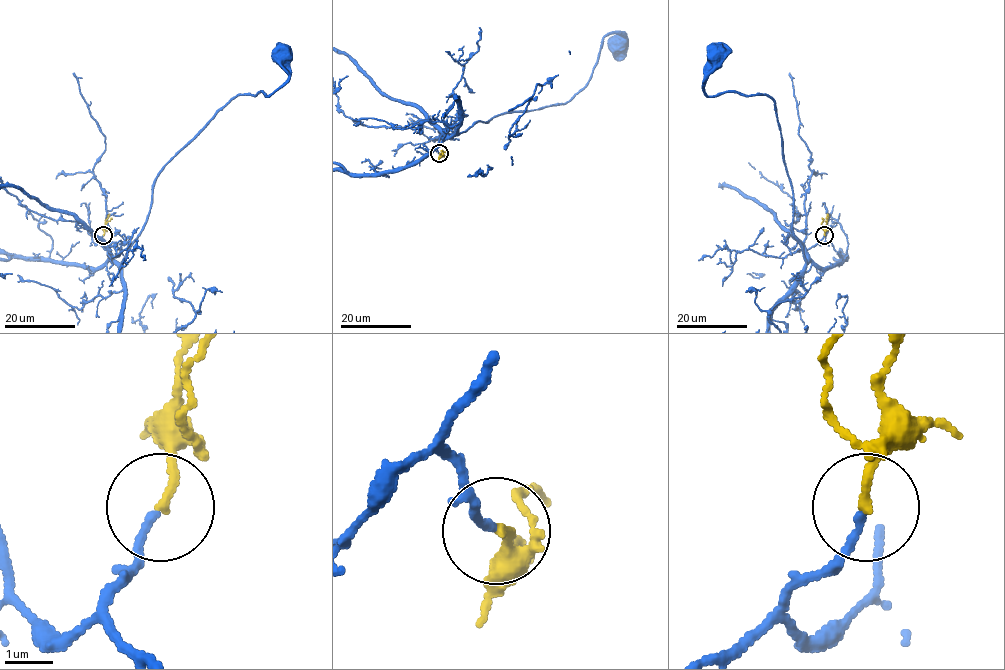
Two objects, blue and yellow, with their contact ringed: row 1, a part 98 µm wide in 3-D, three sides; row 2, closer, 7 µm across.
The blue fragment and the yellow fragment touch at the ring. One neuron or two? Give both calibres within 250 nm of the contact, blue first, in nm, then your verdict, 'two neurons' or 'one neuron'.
150 nm thick on the blue side, 190 nm on the other; one neuron

